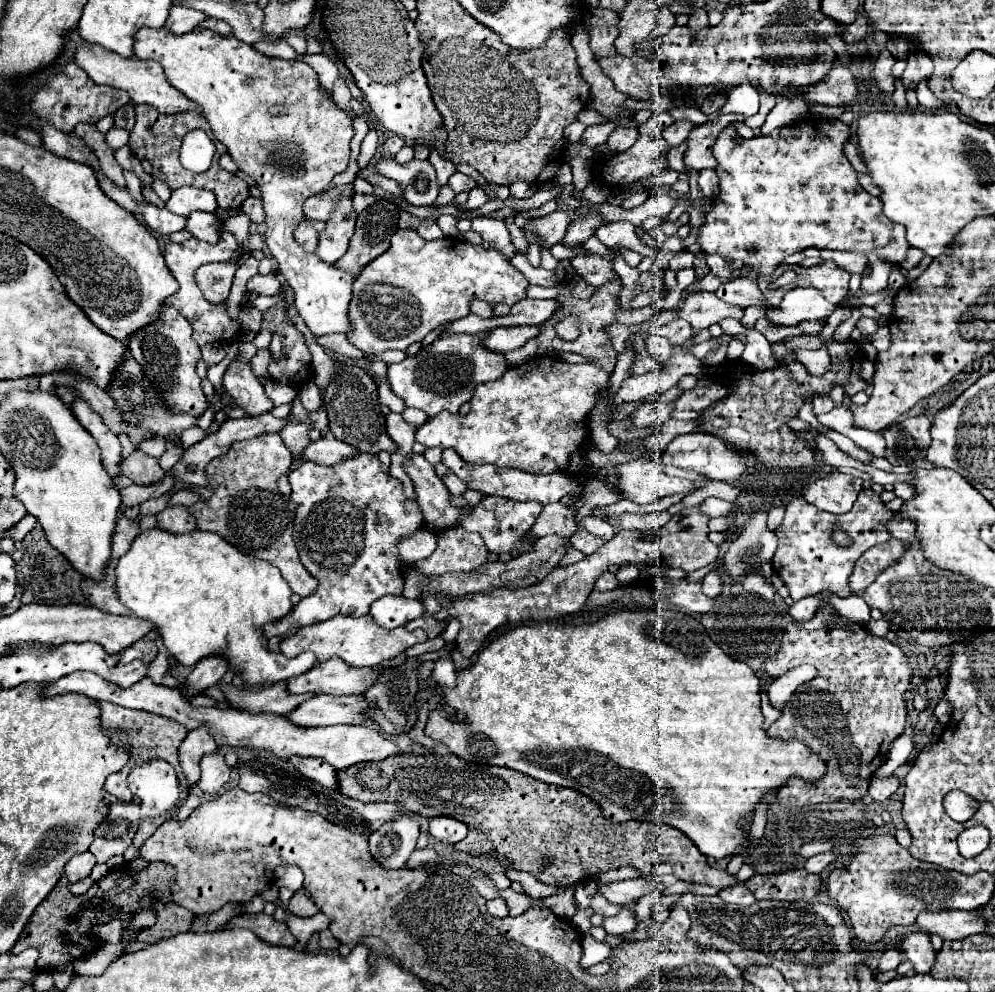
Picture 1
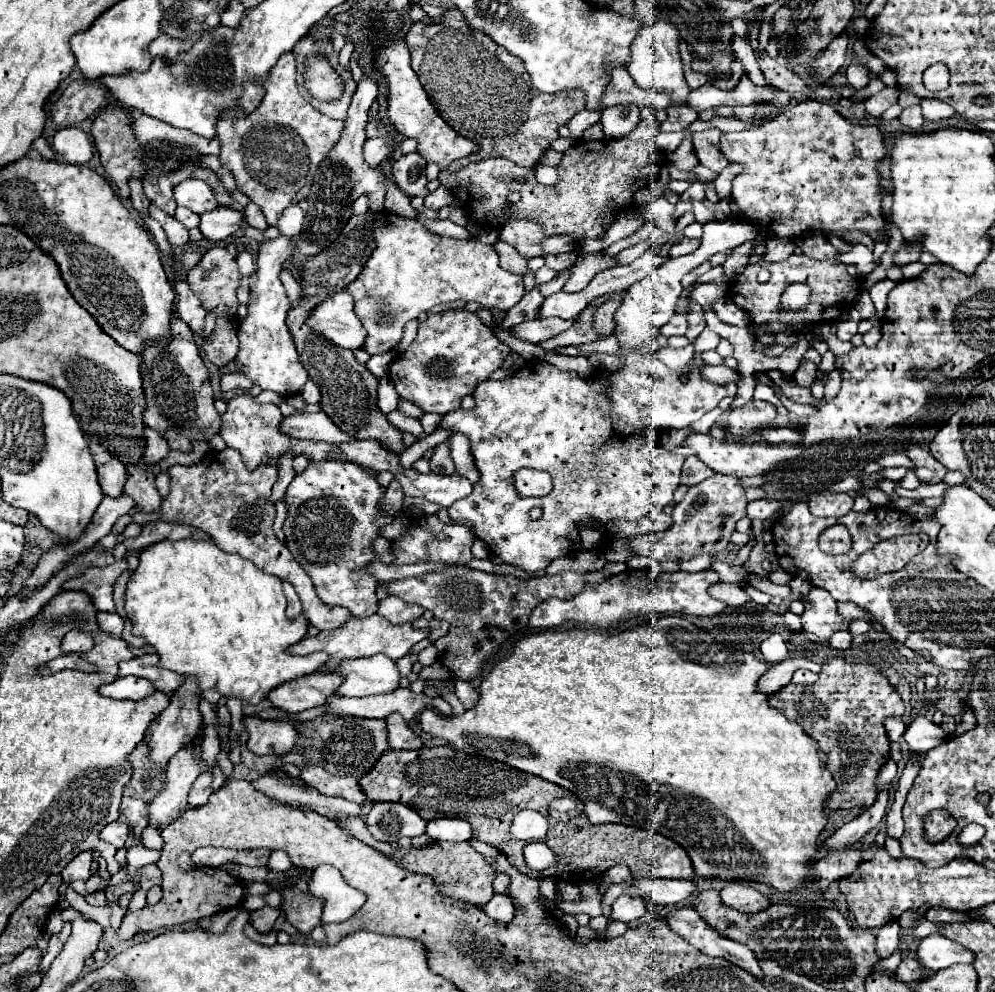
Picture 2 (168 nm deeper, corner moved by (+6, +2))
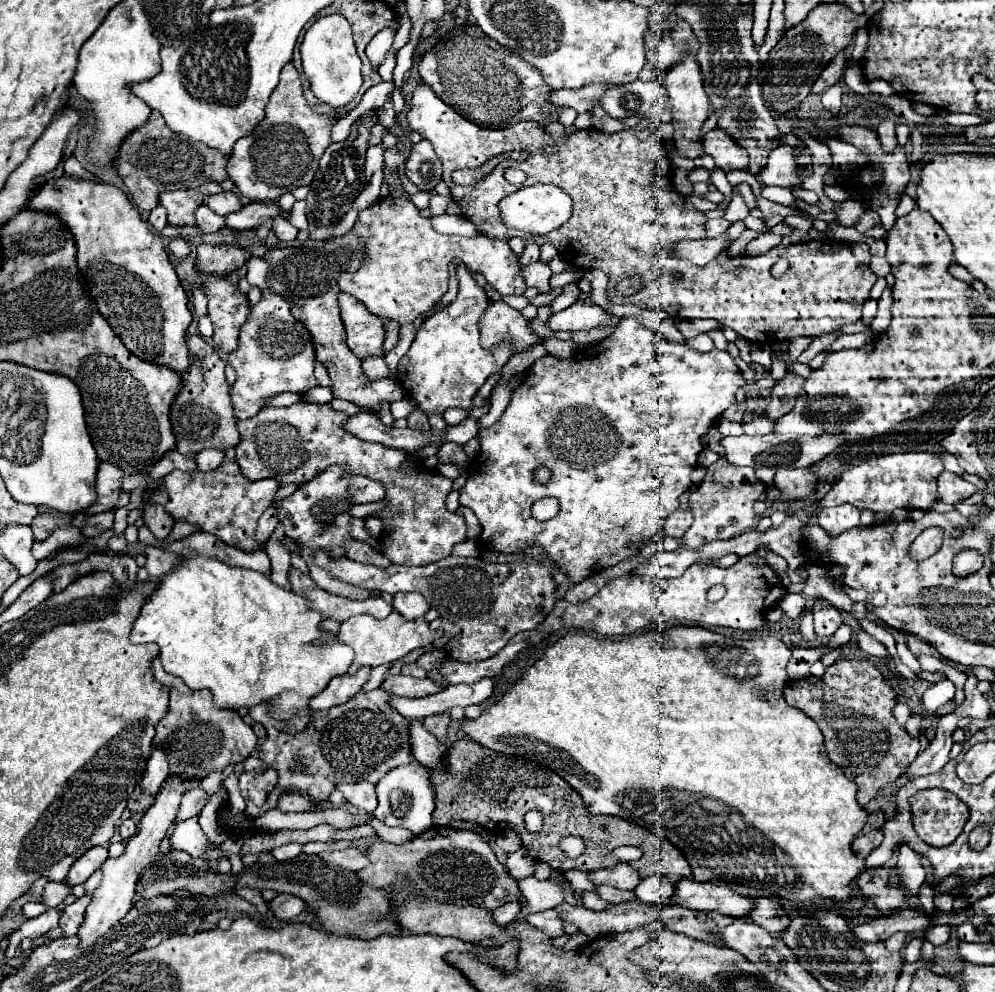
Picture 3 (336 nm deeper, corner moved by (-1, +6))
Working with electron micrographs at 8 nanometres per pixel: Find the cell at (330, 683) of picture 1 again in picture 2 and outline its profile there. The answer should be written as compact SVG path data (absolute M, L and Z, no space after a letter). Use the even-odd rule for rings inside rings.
M375 654L359 660L341 662L339 670L345 674L345 682L339 686L341 696L369 696L369 694L389 694L399 686L399 670L391 658Z

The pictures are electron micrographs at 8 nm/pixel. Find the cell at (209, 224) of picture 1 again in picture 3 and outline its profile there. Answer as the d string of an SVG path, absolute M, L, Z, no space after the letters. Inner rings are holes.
M252 202L252 204L242 206L238 212L226 214L224 222L226 222L226 228L232 228L232 230L240 232L240 230L258 228L258 226L266 224L270 218L274 218L278 214L280 214L278 202L266 202L266 204Z

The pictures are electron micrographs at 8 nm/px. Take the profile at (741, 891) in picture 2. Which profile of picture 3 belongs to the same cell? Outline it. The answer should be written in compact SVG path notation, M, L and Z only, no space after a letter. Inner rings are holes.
M752 898L754 908L750 910L748 918L760 926L764 926L766 930L770 930L772 934L782 932L788 924L790 918L786 914L786 910L782 908L782 904L778 904L776 898Z

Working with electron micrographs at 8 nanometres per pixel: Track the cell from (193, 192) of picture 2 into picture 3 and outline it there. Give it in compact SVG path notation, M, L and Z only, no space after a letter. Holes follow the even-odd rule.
M220 192L220 194L206 194L202 198L202 204L212 208L216 214L224 216L224 214L230 214L230 212L236 212L242 202L240 198L234 194L234 192Z

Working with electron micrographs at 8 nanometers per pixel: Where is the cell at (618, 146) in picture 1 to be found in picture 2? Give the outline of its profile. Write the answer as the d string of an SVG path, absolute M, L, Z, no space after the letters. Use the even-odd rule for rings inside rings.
M609 106L601 110L605 138L623 138L639 124L639 106Z

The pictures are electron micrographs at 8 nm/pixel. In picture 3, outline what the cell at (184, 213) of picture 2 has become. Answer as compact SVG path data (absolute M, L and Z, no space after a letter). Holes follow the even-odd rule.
M200 206L196 210L196 224L206 232L218 232L220 228L224 228L224 218L218 216L216 212L212 212L208 206Z

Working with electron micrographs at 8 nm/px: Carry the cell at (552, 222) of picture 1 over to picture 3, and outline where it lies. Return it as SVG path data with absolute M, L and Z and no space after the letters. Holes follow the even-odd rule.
M530 242L530 244L526 244L526 248L524 248L522 256L520 256L520 264L524 266L528 262L536 262L538 258L540 258L540 246L536 242Z

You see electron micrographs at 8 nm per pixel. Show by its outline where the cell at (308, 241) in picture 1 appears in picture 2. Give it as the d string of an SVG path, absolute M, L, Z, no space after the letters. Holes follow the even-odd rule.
M279 236L259 246L257 280L251 288L251 300L247 304L249 314L239 328L239 352L235 356L239 374L247 376L261 390L271 390L281 396L297 394L301 386L309 380L303 364L299 362L299 354L295 350L293 338L285 326L285 316L291 308L291 302L279 280L279 270L283 268L285 260L293 256L293 250L295 246L287 236Z

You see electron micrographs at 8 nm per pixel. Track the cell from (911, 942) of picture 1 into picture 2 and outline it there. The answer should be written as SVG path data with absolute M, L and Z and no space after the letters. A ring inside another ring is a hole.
M931 934L921 940L917 950L917 960L927 970L943 970L949 968L951 964L971 964L973 952L945 938L943 934Z

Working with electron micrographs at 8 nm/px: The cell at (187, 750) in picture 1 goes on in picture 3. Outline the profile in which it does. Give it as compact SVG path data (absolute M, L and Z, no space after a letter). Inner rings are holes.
M170 774L160 792L156 794L156 802L152 808L146 810L142 822L140 822L140 832L128 840L126 844L126 850L120 858L108 858L104 864L102 864L102 872L104 872L104 878L102 878L102 884L100 888L96 888L96 892L92 894L92 902L88 904L86 908L86 916L84 916L84 922L78 926L78 940L80 940L80 950L88 950L90 946L96 944L98 938L102 938L118 920L122 920L126 916L126 912L132 908L132 902L134 902L134 886L140 878L140 872L150 866L156 856L158 856L158 848L160 848L160 842L162 838L168 834L170 826L174 824L176 816L178 816L178 808L180 808L180 800L182 800L182 794L186 792L186 780L182 774Z

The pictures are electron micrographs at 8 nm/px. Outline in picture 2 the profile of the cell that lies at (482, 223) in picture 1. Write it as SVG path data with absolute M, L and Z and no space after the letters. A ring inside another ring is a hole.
M497 242L497 244L495 244L495 250L499 252L501 268L505 268L505 270L517 274L517 276L523 276L523 274L529 270L527 260L525 260L513 246L509 246L509 244L505 244L505 242Z

